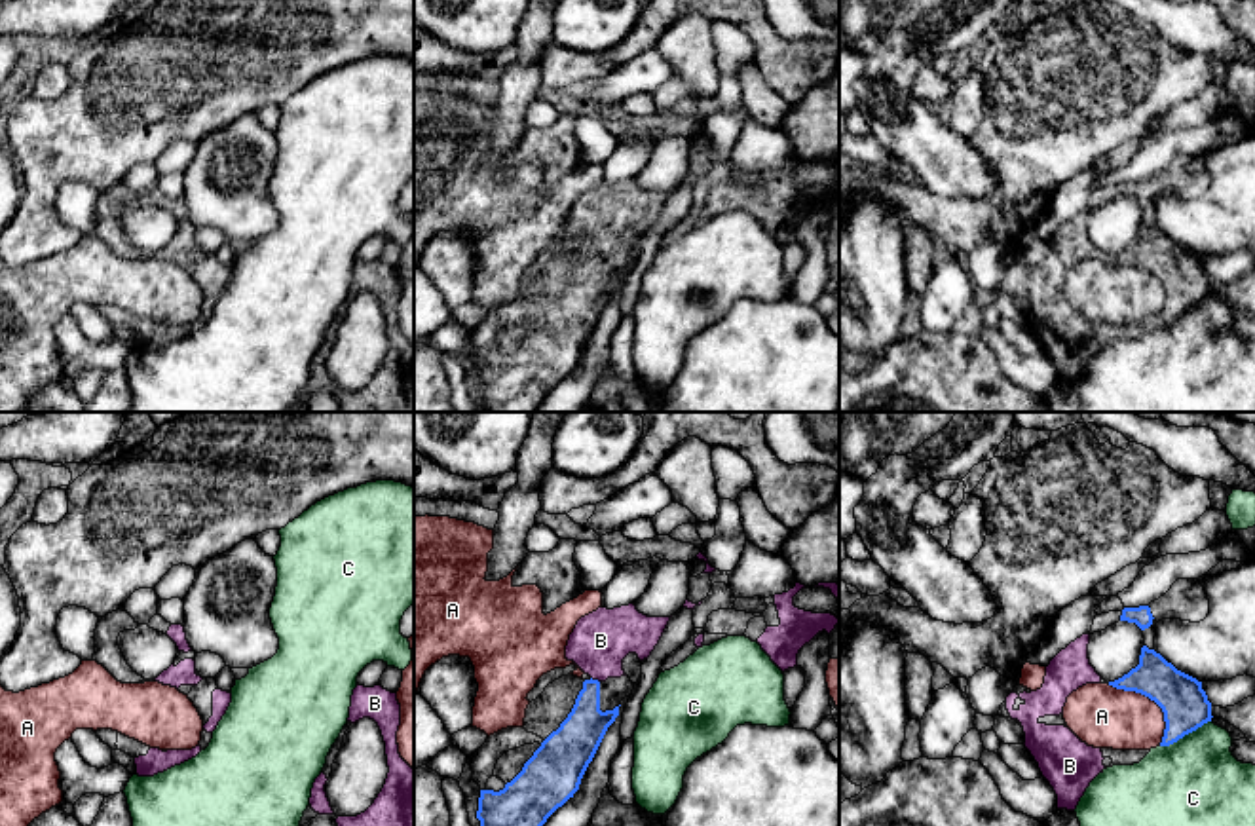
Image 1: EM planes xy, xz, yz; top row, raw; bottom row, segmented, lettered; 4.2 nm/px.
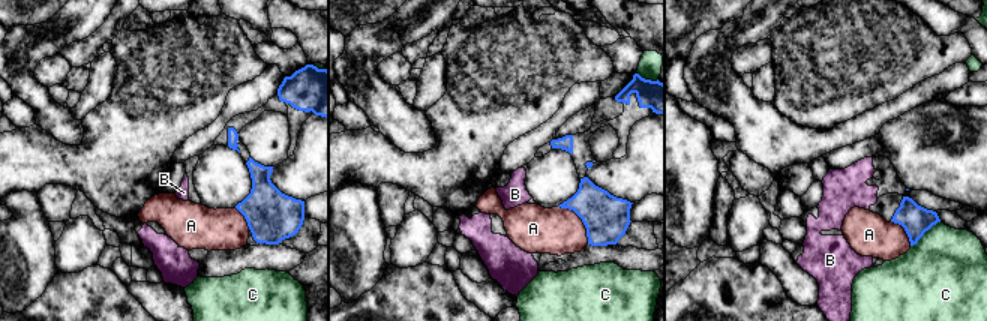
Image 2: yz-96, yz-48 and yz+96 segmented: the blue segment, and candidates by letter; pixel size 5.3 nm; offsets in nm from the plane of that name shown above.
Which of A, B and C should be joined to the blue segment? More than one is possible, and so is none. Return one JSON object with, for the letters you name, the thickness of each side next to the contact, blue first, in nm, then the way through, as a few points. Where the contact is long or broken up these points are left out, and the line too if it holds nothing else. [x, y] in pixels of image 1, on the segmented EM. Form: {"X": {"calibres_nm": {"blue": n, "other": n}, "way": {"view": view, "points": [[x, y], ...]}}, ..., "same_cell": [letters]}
{"B": {"calibres_nm": {"blue": 190, "other": 240}, "way": {"view": "xz", "points": [[580, 735], [595, 680], [600, 640]]}}, "same_cell": ["B"]}

